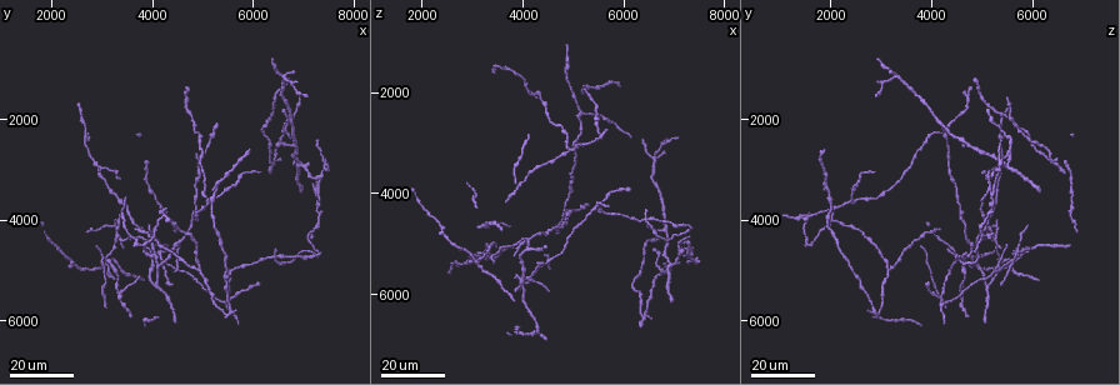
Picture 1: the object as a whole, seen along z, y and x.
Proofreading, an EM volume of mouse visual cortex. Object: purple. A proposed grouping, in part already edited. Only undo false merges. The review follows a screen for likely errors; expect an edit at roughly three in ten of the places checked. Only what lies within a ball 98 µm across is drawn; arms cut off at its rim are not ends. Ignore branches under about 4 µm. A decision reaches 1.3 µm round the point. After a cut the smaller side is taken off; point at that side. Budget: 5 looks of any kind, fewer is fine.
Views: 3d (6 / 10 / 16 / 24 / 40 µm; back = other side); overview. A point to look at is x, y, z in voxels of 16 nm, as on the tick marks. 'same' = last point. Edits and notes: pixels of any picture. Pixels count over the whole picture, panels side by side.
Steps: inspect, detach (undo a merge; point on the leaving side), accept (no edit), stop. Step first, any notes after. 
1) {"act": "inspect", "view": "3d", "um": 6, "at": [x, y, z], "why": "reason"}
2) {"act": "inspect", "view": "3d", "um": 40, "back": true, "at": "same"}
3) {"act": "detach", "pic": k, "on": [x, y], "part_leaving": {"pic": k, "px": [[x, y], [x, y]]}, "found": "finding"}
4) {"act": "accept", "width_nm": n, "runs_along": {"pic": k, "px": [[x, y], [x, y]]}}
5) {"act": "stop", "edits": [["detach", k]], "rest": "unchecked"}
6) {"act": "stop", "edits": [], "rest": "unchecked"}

{"act": "inspect", "view": "3d", "um": 16, "at": [5500, 5700, 4200], "why": "looks like a crossing"}

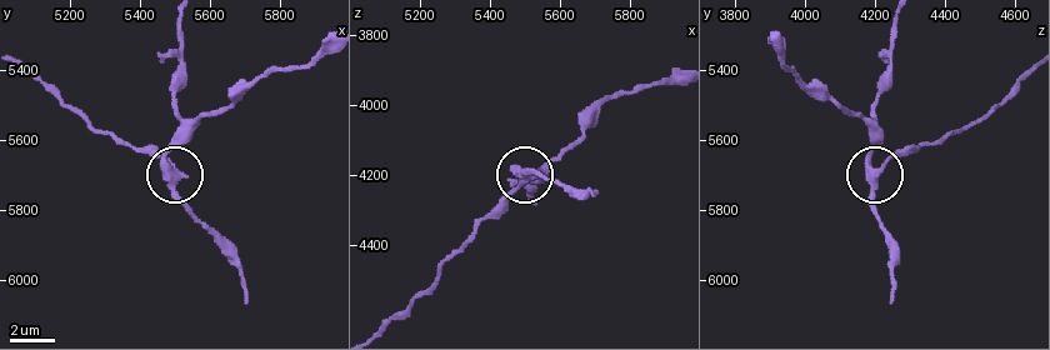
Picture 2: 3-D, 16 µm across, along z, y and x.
{"act": "inspect", "view": "3d", "um": 6, "at": [5480, 5680, 4190]}

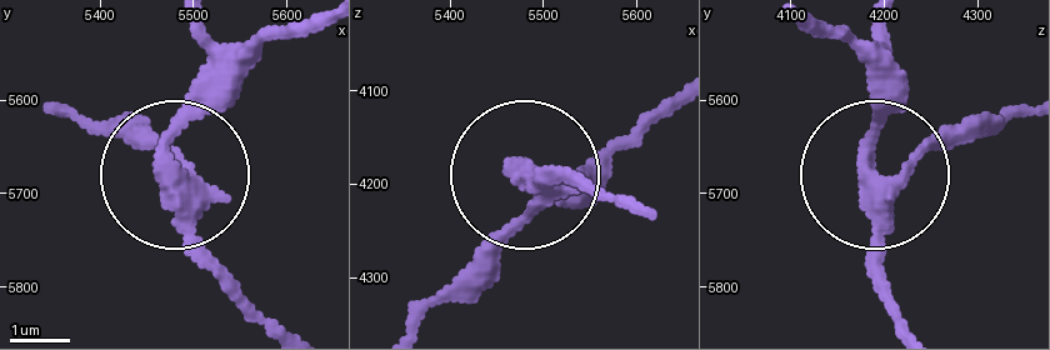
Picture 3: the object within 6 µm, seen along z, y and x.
{"act": "detach", "pic": 3, "on": [134, 149], "part_leaving": {"pic": 3, "px": [[539, 200], [425, 320]]}, "found": "a second cell is stuck on"}

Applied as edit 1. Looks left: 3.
{"act": "inspect", "view": "3d", "um": 24, "at": [4900, 4950, 3150], "why": "two arms in line, one across"}

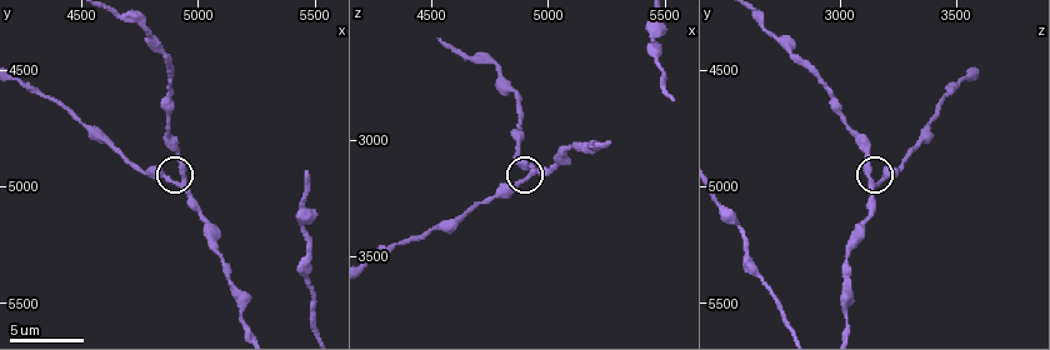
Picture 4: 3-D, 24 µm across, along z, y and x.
{"act": "inspect", "view": "3d", "um": 6, "at": [4940, 4990, 3140], "why": "zoom in"}

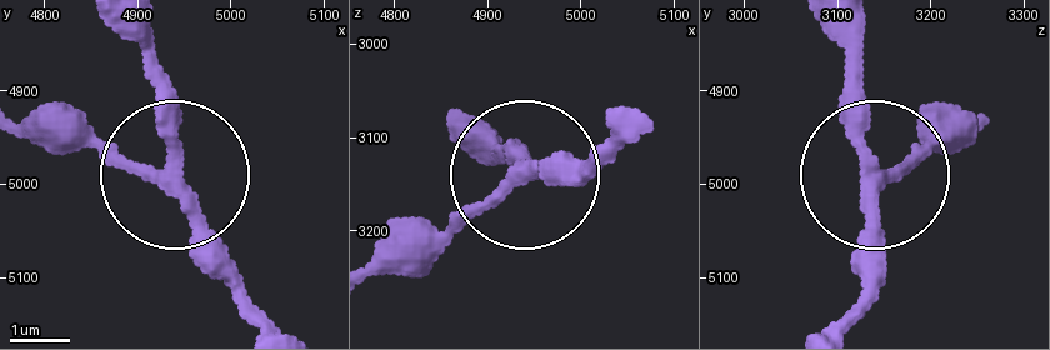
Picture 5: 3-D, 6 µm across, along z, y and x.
{"act": "accept", "runs_along": {"pic": 5, "px": [[835, 325], [865, 281], [875, 181], [965, 146]]}, "found": "all the same cell"}

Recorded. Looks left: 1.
{"act": "stop", "edits": [["detach", 3]], "rest": "unchecked"}

